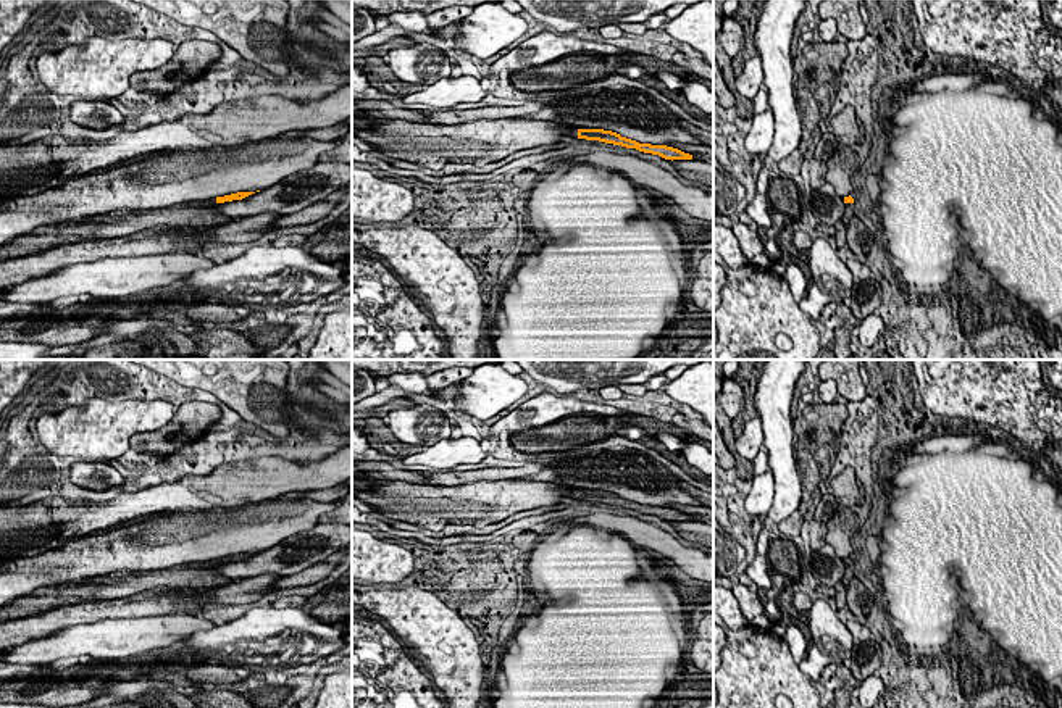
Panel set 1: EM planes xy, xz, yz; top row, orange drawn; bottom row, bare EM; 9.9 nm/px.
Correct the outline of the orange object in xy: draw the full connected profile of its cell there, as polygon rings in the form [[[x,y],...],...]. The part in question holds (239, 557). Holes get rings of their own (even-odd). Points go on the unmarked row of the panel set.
[[[237,553],[211,561],[189,563],[166,569],[124,573],[102,582],[86,579],[81,582],[42,587],[34,595],[15,598],[11,603],[0,606],[0,621],[39,616],[65,605],[124,598],[134,593],[155,590],[157,587],[221,587],[234,579],[224,577],[216,568],[224,563],[242,561],[252,555],[255,553]]]

